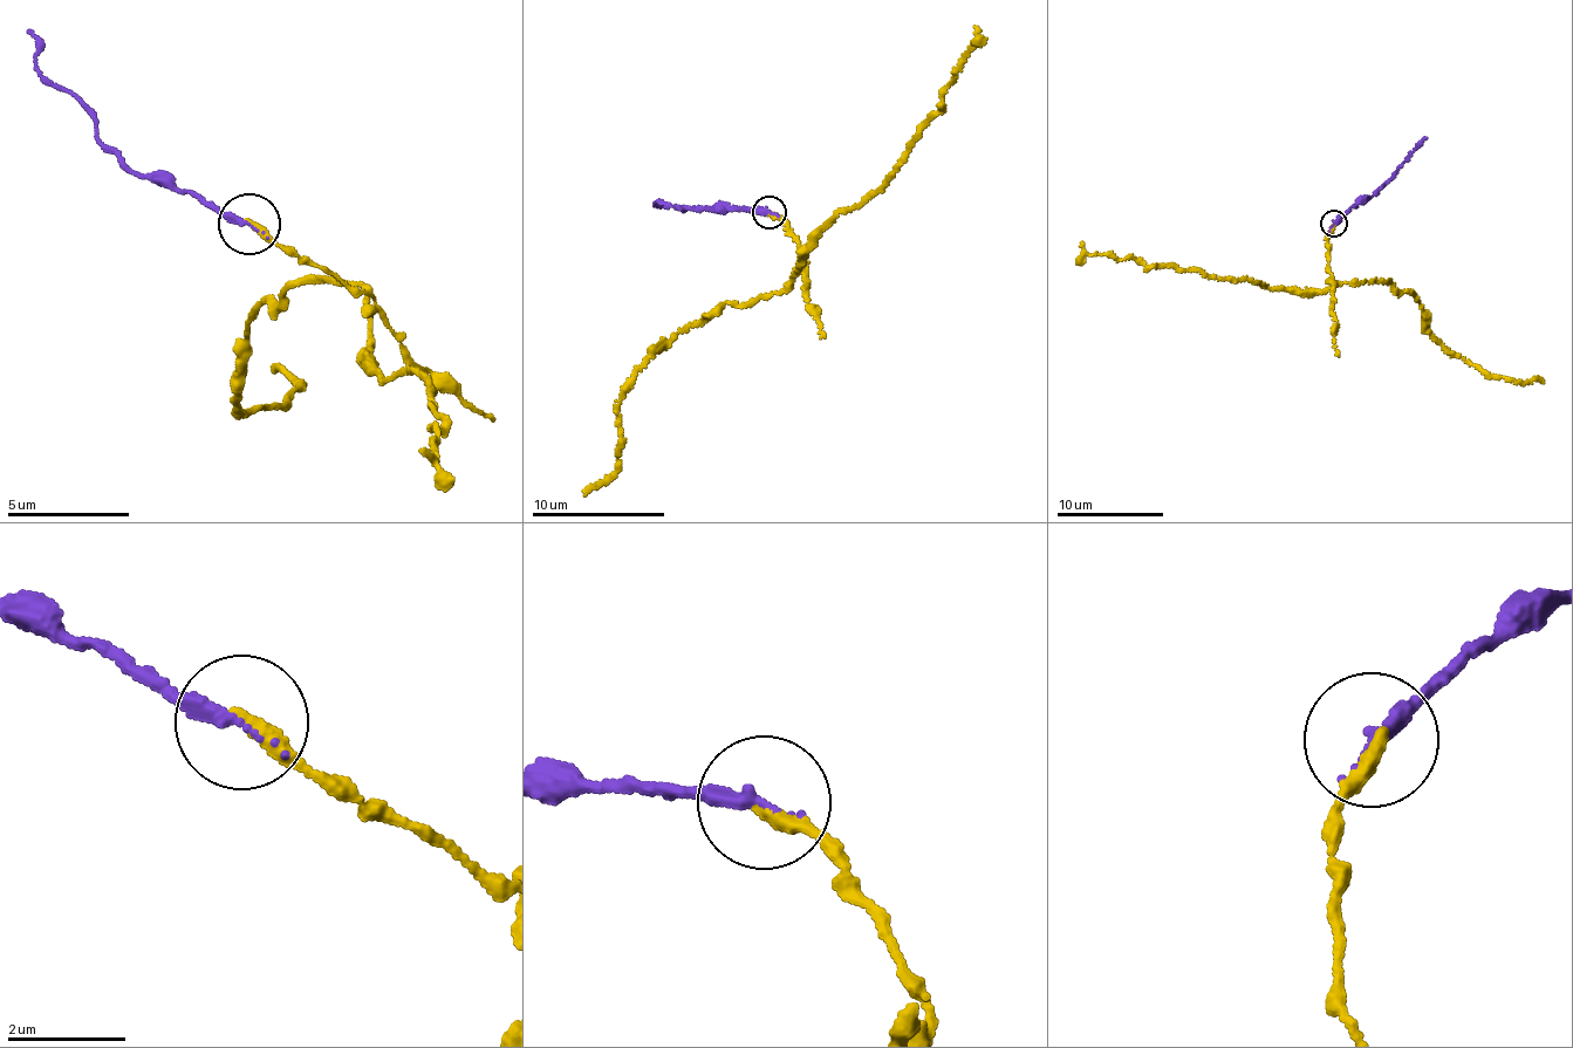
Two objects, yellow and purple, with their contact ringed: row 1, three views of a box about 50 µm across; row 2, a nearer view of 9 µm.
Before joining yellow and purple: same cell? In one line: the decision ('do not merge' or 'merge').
do not merge

